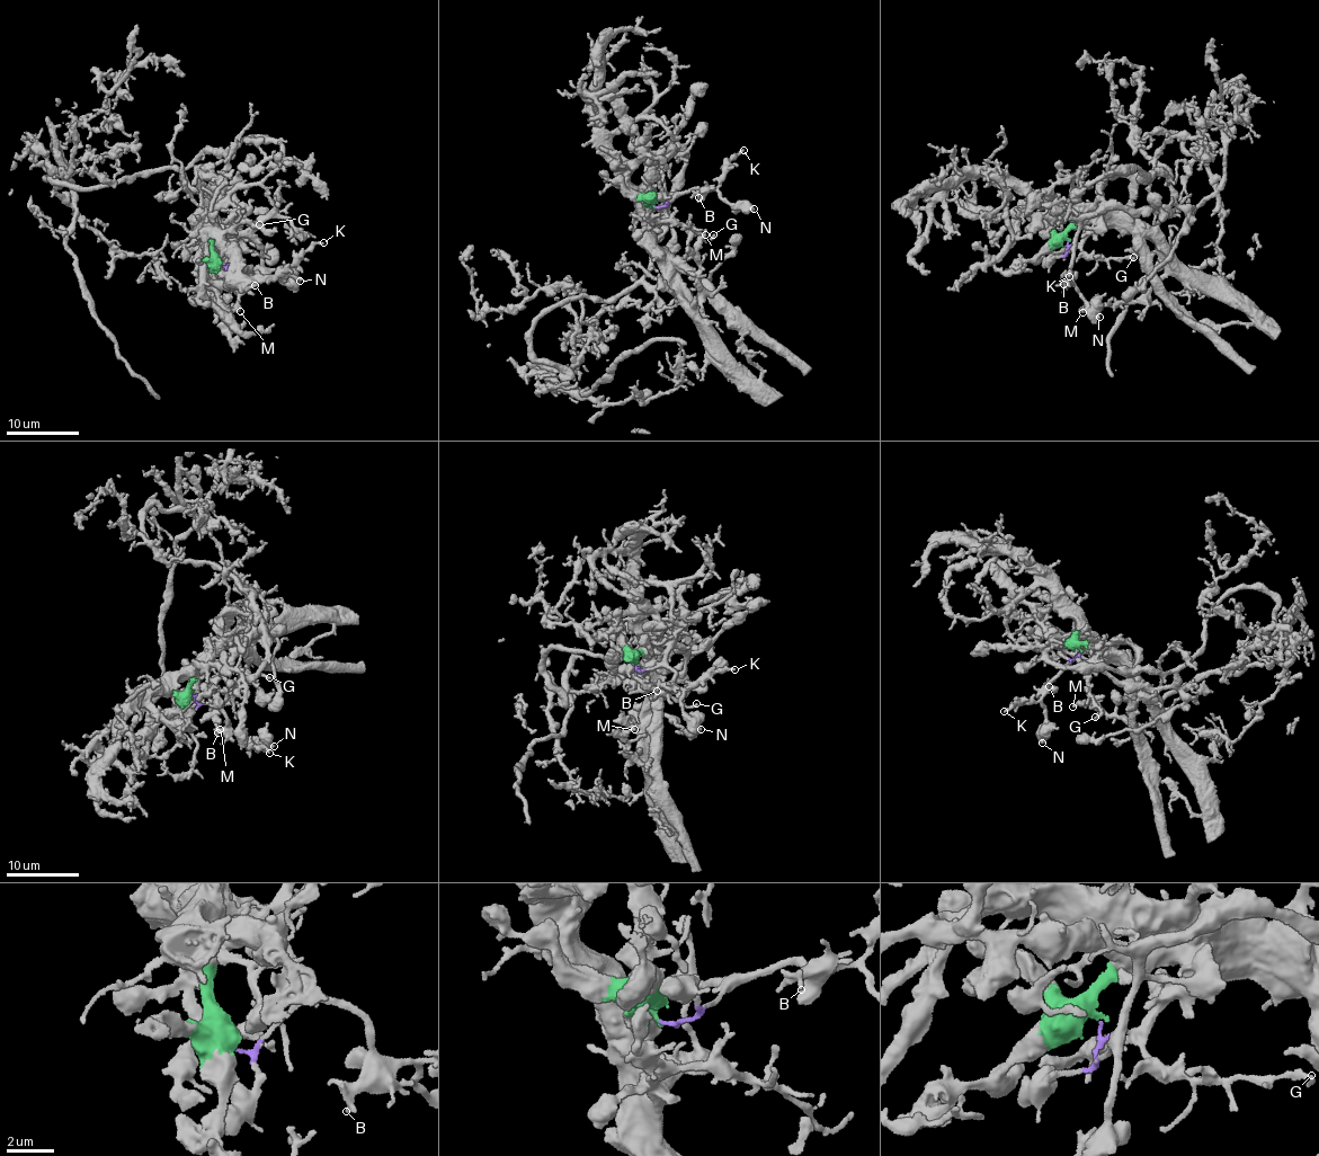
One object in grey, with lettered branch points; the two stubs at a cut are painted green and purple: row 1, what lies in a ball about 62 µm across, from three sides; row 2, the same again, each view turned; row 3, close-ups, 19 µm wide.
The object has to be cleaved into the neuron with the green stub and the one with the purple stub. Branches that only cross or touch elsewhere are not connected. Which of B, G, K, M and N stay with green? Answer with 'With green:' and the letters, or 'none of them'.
With green: G, M

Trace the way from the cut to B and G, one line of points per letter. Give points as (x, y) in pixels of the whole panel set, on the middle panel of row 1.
B: (653, 207), (695, 189), (702, 194), (698, 197)
G: (653, 207), (652, 203), (648, 206), (649, 219), (656, 227), (662, 222), (682, 222), (704, 239), (713, 233)

